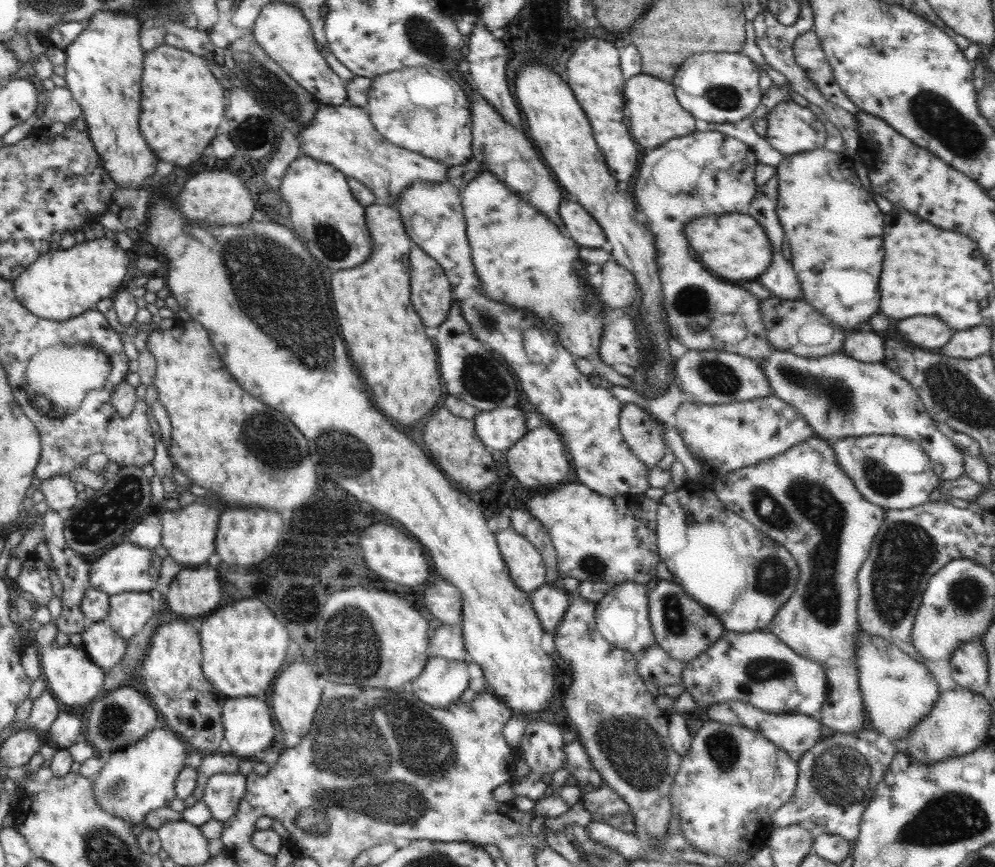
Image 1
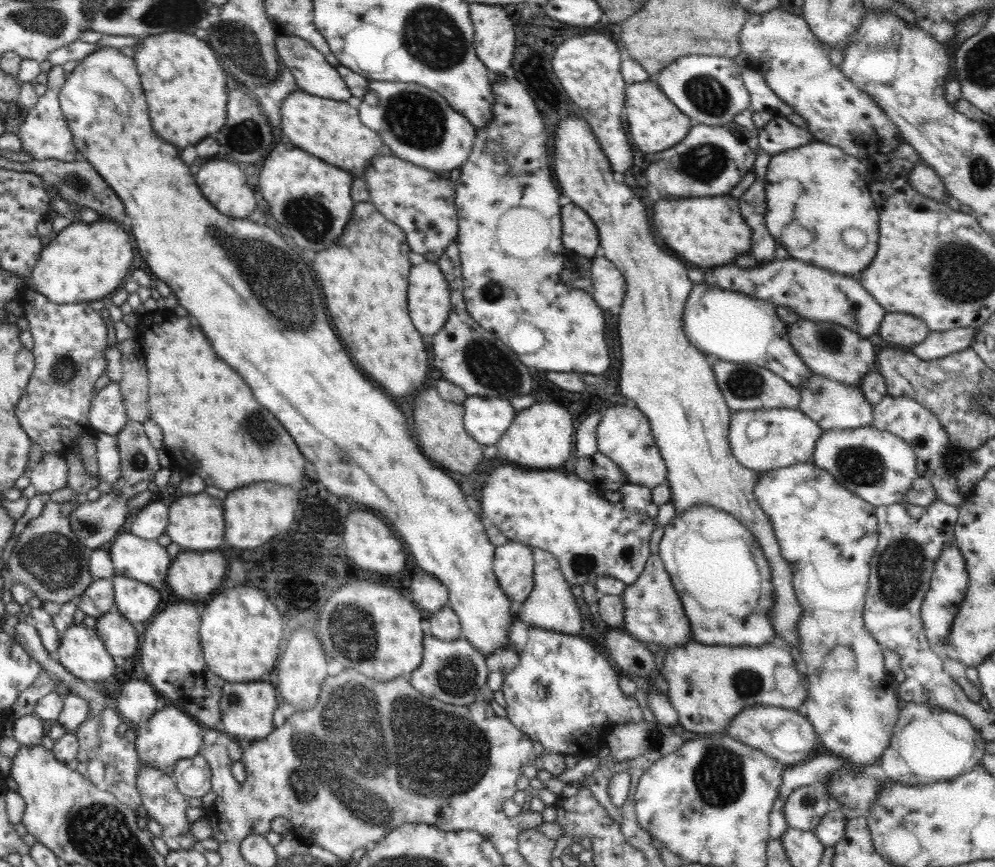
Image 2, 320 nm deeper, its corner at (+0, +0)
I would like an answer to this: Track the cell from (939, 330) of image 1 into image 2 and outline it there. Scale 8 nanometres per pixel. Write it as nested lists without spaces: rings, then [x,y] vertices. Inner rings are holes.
[[[886,314],[882,320],[879,334],[882,340],[895,347],[907,349],[922,342],[930,332],[925,322],[910,314]]]

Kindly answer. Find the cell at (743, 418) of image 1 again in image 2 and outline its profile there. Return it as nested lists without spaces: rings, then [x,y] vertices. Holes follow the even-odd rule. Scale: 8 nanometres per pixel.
[[[766,408],[758,410],[731,410],[729,428],[729,445],[732,454],[742,463],[742,466],[759,473],[792,466],[798,462],[812,462],[813,452],[818,437],[823,430],[818,426],[815,419],[807,414],[802,414],[800,409],[794,408]],[[752,420],[764,422],[766,434],[760,441],[752,441],[748,438],[746,430]]]

